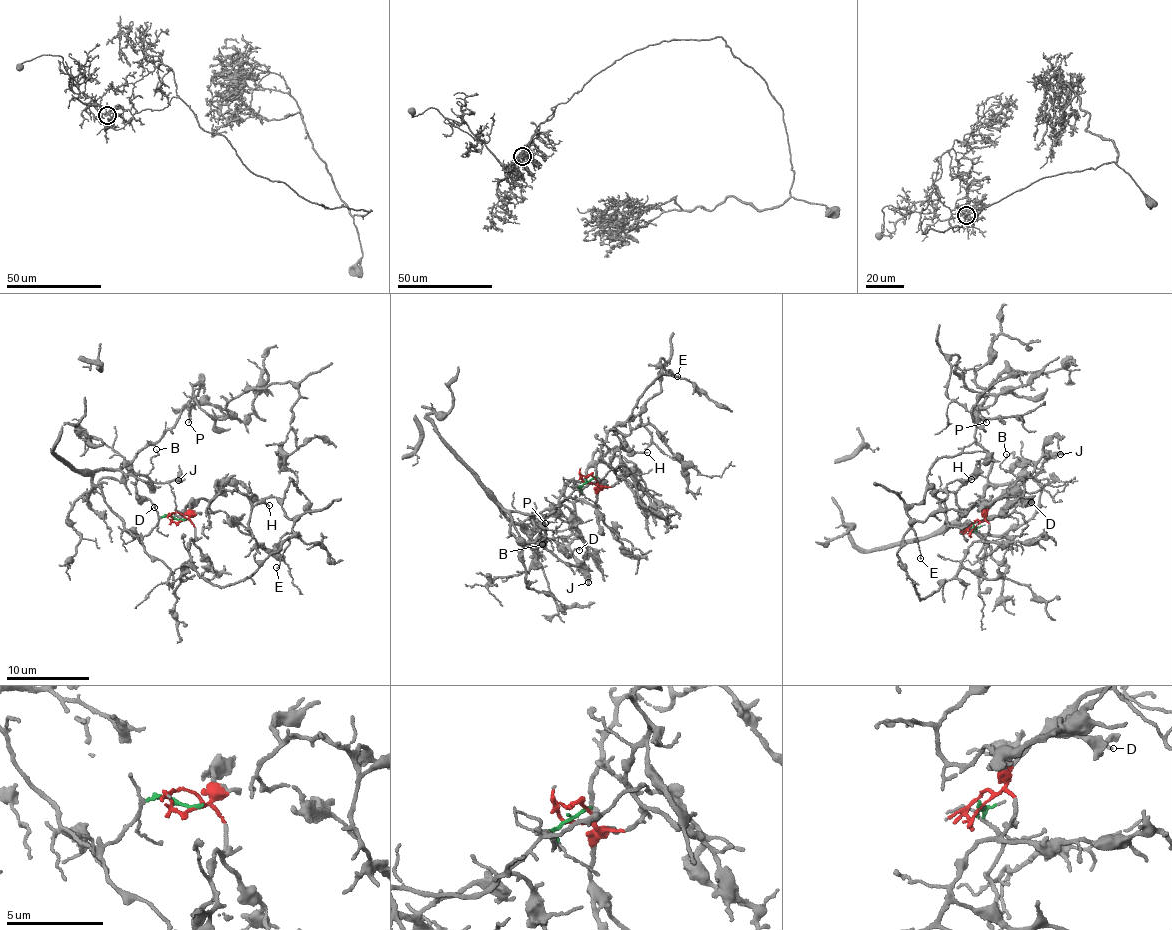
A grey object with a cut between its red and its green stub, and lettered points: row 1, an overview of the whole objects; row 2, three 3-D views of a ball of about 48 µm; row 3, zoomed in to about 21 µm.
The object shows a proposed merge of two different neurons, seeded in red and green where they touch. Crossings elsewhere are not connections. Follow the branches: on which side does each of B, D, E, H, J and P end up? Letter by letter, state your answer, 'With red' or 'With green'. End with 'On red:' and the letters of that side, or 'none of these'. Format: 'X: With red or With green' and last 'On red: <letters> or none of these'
B: With green
D: With green
E: With red
H: With red
J: With green
P: With green
On red: E, H

